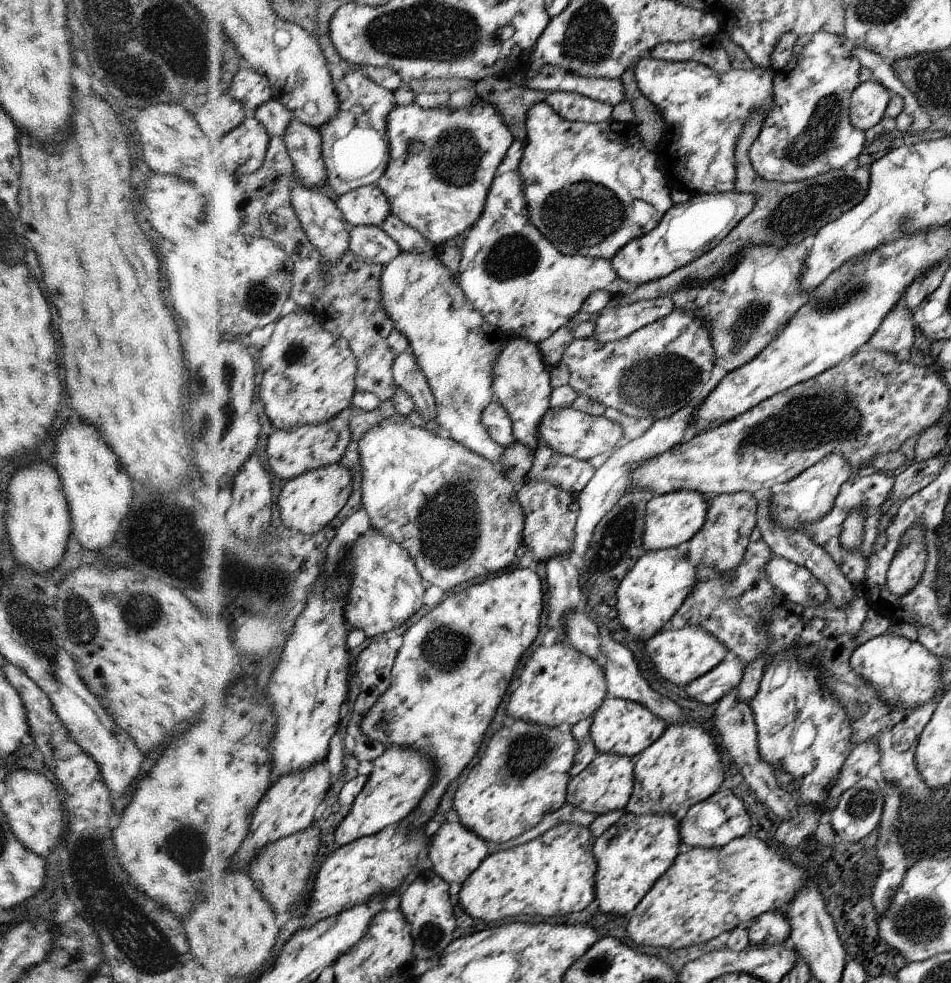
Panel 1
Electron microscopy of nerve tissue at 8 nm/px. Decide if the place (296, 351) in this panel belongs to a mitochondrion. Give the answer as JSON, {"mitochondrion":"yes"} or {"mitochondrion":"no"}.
{"mitochondrion":"yes"}

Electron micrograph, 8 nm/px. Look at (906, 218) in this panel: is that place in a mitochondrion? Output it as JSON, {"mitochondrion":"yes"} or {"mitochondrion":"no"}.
{"mitochondrion":"yes"}

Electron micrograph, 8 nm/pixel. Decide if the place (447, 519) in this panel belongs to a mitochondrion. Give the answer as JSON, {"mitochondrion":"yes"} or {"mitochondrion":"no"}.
{"mitochondrion":"yes"}

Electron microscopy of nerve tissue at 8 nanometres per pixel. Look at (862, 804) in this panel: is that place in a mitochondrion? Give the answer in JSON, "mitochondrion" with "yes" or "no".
{"mitochondrion":"yes"}

